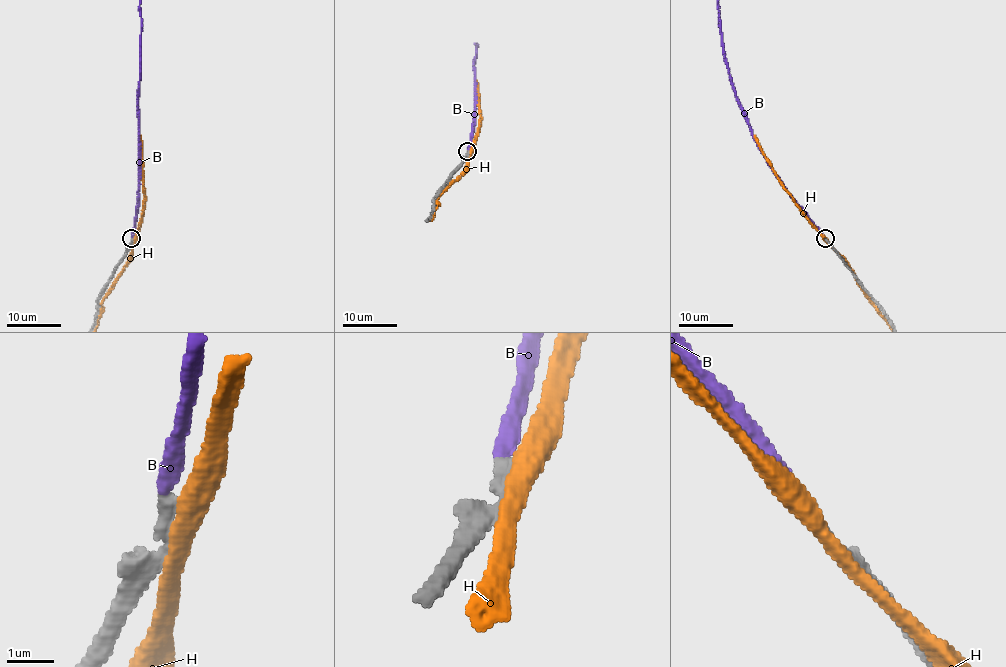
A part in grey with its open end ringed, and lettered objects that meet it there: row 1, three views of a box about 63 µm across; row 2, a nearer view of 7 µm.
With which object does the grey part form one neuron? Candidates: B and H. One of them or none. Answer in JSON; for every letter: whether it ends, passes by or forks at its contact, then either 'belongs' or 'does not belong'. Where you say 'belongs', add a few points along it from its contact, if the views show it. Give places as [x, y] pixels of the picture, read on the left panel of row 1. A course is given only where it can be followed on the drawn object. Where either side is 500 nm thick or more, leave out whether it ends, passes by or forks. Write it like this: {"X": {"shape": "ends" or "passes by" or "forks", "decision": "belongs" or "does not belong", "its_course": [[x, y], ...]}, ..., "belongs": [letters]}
{"B": {"shape": "ends", "decision": "belongs"}, "H": {"shape": "passes by", "decision": "does not belong"}, "belongs": ["B"]}

